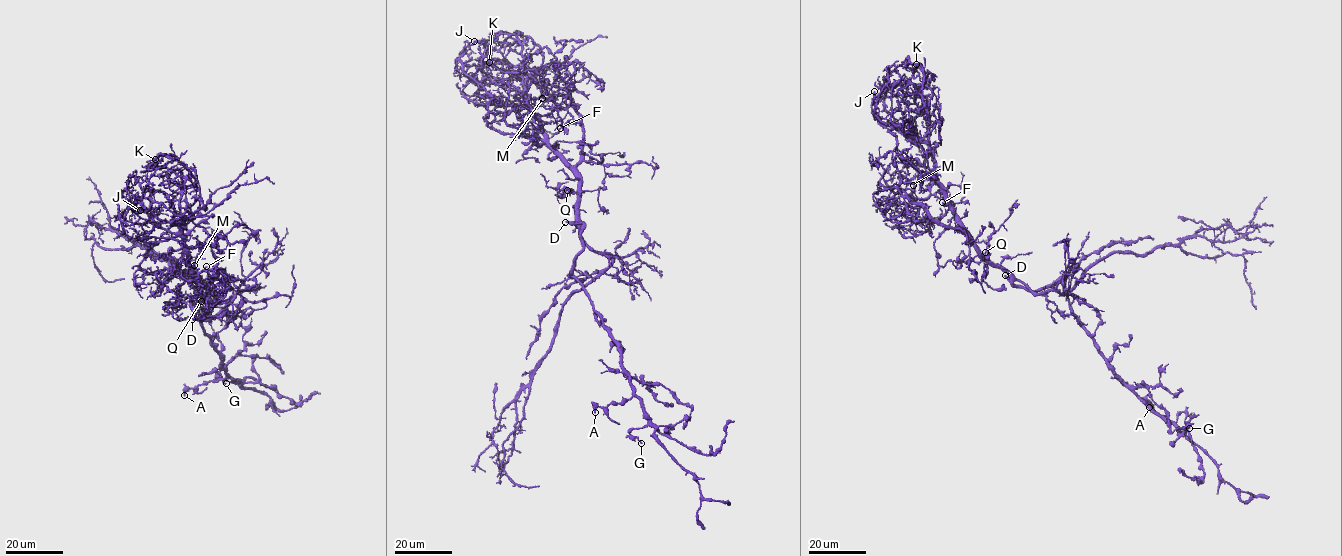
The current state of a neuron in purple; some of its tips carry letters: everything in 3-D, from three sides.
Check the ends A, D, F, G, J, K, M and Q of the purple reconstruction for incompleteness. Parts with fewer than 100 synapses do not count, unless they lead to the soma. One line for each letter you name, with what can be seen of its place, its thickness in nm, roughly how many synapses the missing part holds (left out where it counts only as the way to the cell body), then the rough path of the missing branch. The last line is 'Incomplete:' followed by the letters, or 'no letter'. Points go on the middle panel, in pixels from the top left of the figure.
D: place (565, 222); calibre 260 nm; course (565, 222), (563, 223), (563, 214), (570, 211), (579, 214), (565, 208), (501, 215)
Incomplete: D

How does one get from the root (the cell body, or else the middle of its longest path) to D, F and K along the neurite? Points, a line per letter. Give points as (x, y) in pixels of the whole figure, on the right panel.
D: (1017, 280), (1010, 281), (1005, 275)
F: (1017, 280), (981, 254), (955, 213), (942, 202)
K: (1017, 280), (980, 252), (946, 201), (932, 150), (913, 133), (913, 120), (927, 108), (922, 68), (916, 64)

